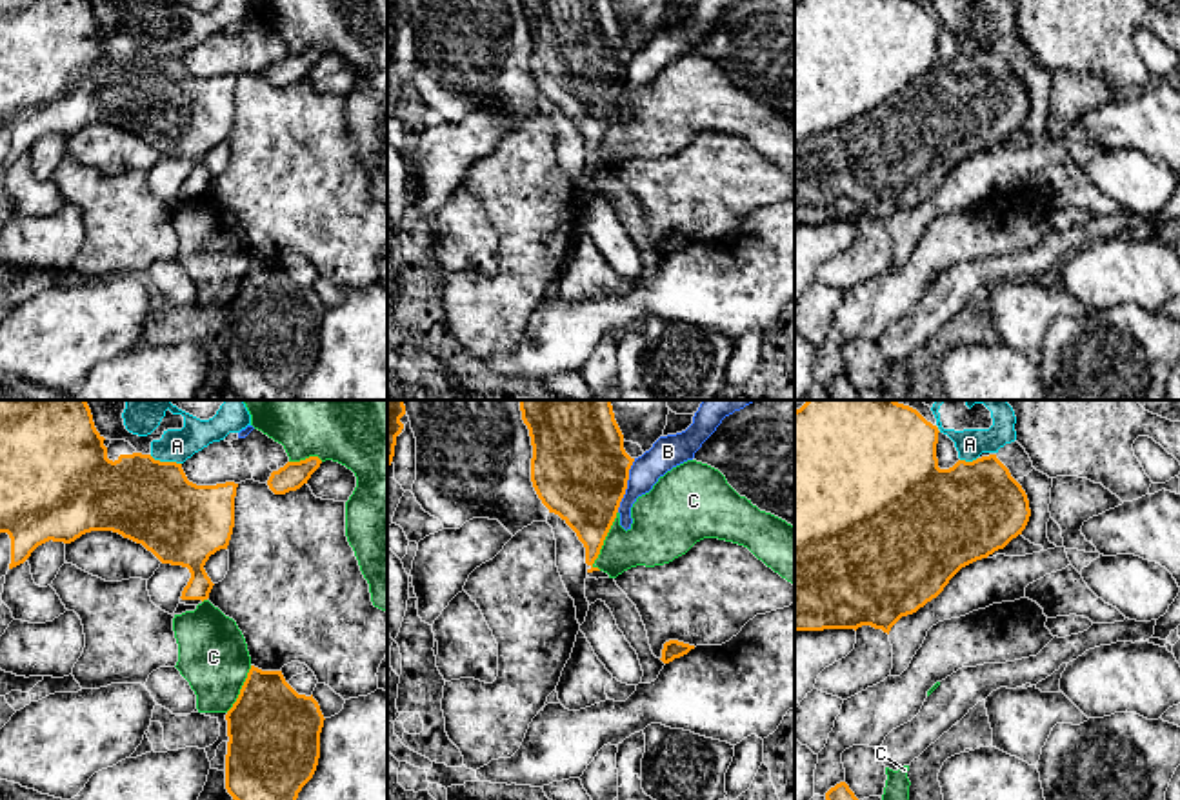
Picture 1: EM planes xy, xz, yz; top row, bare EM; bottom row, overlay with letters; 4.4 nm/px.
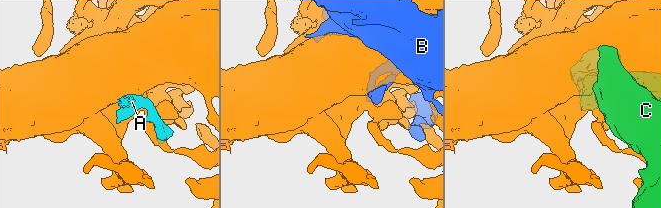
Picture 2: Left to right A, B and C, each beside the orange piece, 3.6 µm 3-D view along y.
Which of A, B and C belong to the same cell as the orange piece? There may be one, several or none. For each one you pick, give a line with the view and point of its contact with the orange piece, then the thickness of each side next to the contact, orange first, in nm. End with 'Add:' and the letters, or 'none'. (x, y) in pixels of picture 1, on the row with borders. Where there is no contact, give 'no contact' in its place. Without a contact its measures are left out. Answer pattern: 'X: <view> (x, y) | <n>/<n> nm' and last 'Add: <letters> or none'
Add: none

